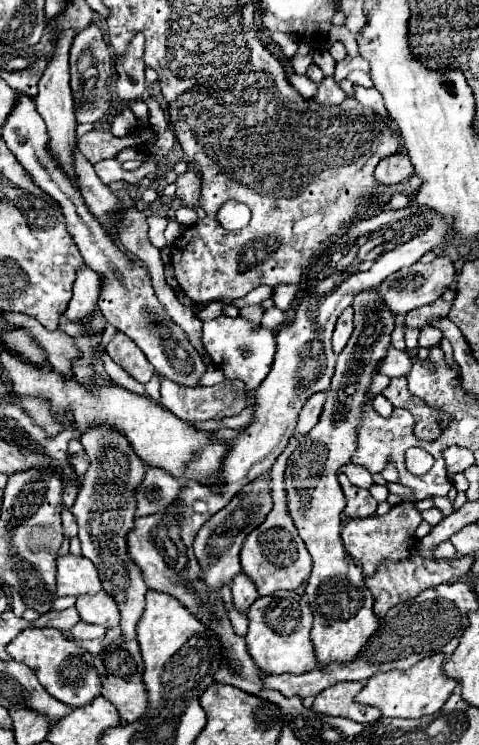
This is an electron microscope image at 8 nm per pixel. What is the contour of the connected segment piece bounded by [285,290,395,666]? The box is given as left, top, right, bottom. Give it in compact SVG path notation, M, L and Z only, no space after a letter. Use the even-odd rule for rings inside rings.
M375 290L361 292L353 302L353 310L355 310L355 330L353 330L345 350L337 356L335 374L331 380L331 388L327 390L327 402L323 406L321 418L319 418L317 426L309 434L305 434L305 438L299 438L299 446L289 456L289 464L285 470L285 490L287 490L289 514L313 558L313 570L311 570L309 582L305 586L305 592L309 596L309 606L315 616L315 624L311 630L311 642L313 642L319 666L327 666L333 662L341 662L341 664L351 662L353 658L357 658L357 654L361 654L361 650L365 648L365 642L379 626L379 620L373 614L373 596L363 582L361 566L357 562L353 562L351 556L345 552L341 536L339 536L345 496L337 482L337 472L343 464L349 462L349 458L353 456L353 452L357 448L357 426L359 426L359 418L361 418L361 406L369 400L367 386L373 378L373 370L389 348L391 332L395 328L395 316L385 308L385 304L381 302L381 298L377 296Z

